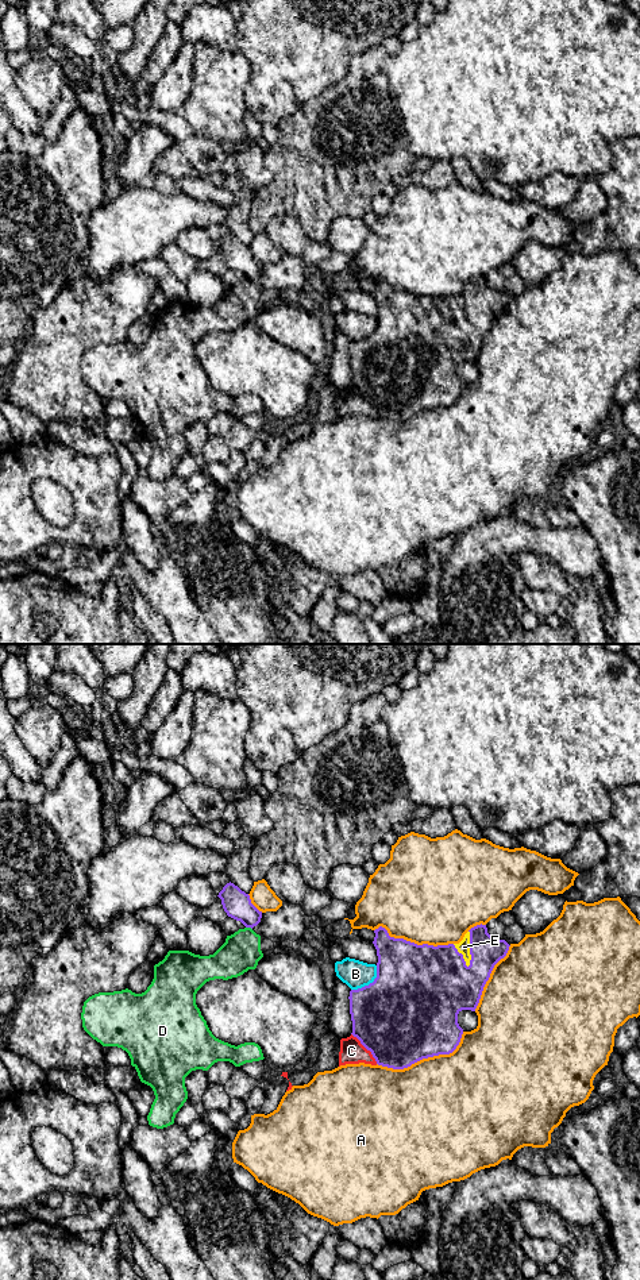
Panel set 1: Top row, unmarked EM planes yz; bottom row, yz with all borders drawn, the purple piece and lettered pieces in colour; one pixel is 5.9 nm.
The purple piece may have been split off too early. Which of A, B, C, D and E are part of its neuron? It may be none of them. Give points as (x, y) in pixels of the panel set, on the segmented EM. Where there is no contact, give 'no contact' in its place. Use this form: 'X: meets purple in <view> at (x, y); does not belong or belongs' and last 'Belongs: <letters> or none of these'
A: meets purple in yz at (424, 1057); does not belong
B: meets purple in yz at (370, 983); does not belong
C: meets purple in yz at (366, 1048); does not belong
D: meets purple in yz at (249, 926); does not belong
E: meets purple in yz at (470, 949); belongs
Belongs: E

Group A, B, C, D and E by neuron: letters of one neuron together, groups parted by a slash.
A / B / C / D / E

